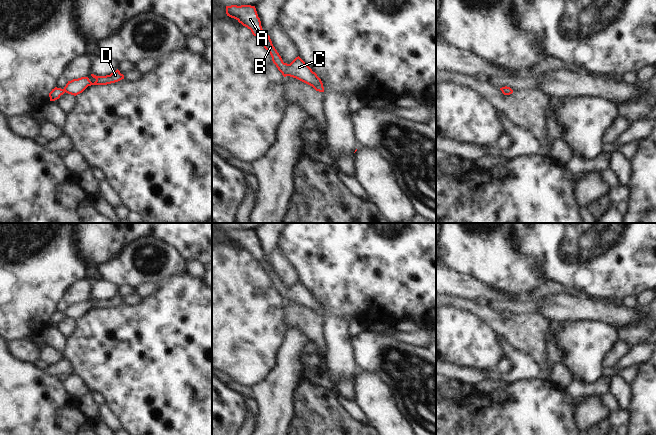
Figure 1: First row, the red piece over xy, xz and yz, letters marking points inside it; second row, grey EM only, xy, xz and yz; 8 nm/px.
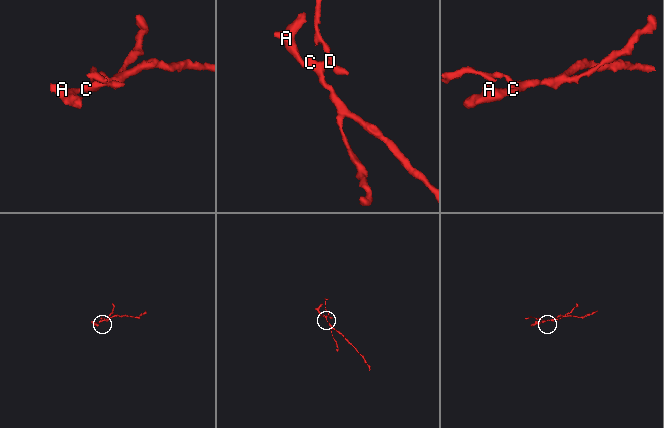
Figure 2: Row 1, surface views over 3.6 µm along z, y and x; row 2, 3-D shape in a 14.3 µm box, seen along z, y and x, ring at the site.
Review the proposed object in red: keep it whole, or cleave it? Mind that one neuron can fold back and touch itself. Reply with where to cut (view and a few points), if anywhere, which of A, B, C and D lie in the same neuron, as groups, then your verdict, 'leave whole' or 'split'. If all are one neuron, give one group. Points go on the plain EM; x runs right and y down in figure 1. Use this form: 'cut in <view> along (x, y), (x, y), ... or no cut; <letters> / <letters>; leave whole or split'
no cut; A B C D; leave whole

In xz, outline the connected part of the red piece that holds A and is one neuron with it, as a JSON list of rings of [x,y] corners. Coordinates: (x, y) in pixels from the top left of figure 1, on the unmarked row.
[[[226,230],[226,238],[251,254],[252,258],[260,264],[264,272],[270,277],[273,287],[284,301],[290,300],[296,302],[312,310],[316,315],[324,316],[321,303],[299,280],[290,288],[283,286],[281,280],[273,270],[270,260],[265,259],[255,230]]]

